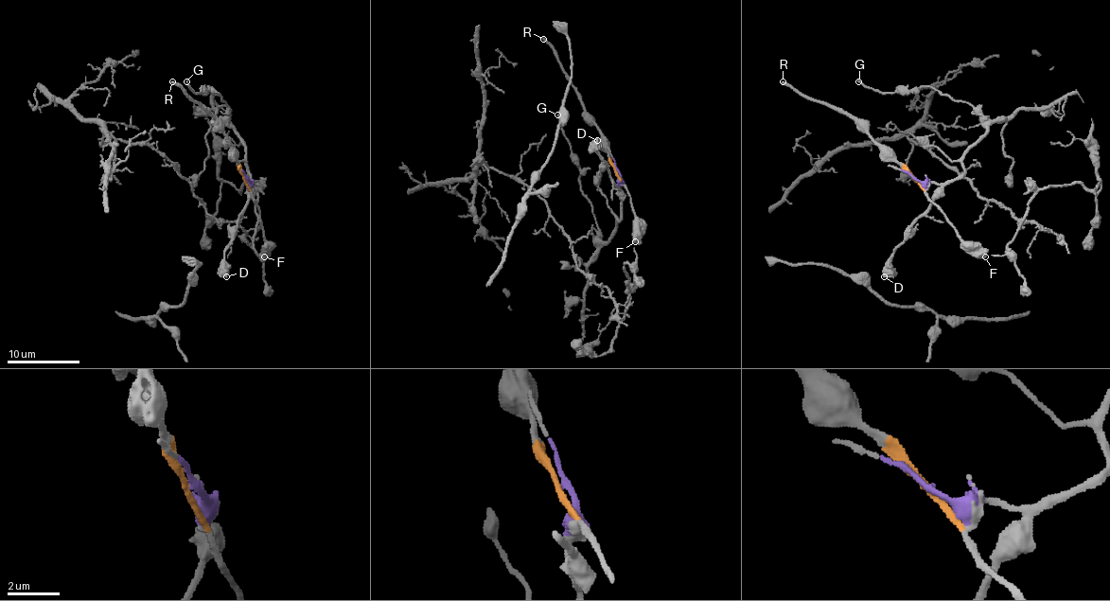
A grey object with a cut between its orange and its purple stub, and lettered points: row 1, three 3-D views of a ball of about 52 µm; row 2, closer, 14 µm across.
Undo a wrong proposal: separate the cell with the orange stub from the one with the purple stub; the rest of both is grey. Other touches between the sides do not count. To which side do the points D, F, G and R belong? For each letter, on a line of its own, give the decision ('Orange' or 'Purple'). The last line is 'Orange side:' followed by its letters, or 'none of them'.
D: Purple
F: Orange
G: Purple
R: Orange
Orange side: F, R

